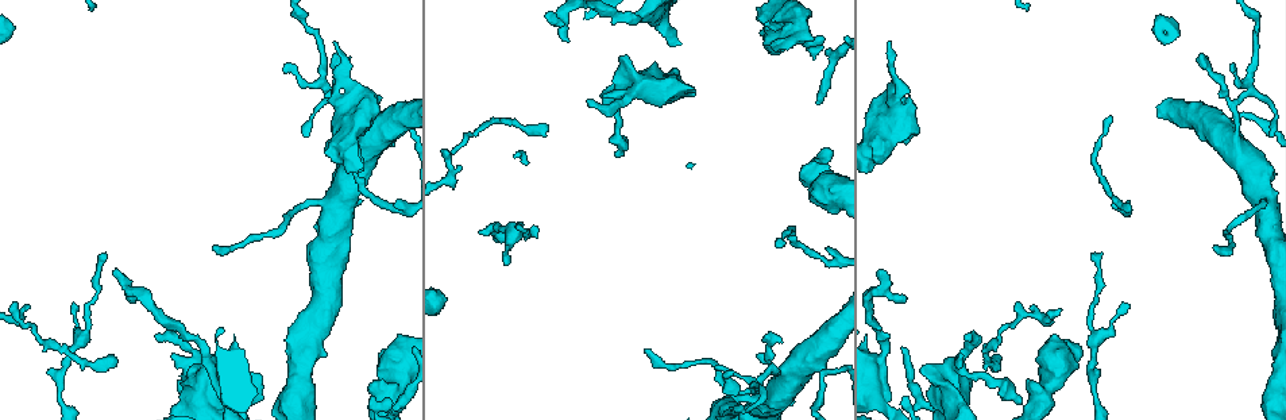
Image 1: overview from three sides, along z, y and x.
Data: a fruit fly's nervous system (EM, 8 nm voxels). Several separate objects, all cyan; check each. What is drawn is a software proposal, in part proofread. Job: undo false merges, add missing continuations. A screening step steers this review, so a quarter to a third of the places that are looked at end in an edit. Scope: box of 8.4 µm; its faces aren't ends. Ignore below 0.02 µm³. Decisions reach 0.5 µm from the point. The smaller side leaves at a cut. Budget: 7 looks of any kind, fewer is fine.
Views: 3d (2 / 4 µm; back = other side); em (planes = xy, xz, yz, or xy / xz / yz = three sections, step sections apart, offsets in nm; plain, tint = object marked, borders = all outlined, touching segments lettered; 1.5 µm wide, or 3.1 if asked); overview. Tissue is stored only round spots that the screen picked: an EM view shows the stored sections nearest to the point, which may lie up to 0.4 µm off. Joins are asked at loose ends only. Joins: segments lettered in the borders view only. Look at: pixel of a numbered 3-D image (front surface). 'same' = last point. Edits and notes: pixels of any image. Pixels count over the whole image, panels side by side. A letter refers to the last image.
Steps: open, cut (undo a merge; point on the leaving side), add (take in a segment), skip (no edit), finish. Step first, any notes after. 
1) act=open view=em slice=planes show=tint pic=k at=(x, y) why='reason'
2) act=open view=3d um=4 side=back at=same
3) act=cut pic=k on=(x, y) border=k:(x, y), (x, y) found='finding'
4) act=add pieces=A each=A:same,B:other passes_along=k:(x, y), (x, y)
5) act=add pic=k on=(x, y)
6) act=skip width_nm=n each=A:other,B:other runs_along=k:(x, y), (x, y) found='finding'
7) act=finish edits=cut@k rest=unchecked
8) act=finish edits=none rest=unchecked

act=open view=em slice=yz step=8 show=borders pic=1 at=(717, 367) why='an open end'

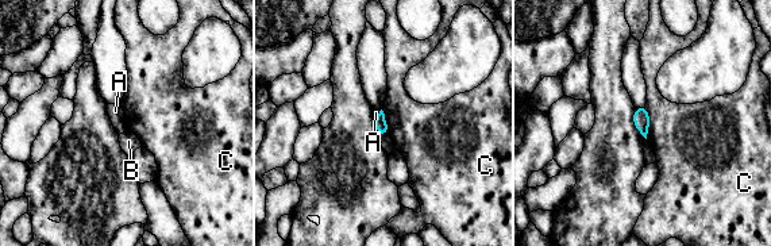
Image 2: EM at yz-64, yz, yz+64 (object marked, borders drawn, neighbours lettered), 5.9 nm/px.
act=skip width_nm=80 each=A:other,B:other,C:other border=2:(644, 106), (648, 114), (647, 138) found='no lettered segment goes on from it'

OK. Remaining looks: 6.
act=open view=em slice=planes show=borders pic=1 at=(105, 254) why='free end'

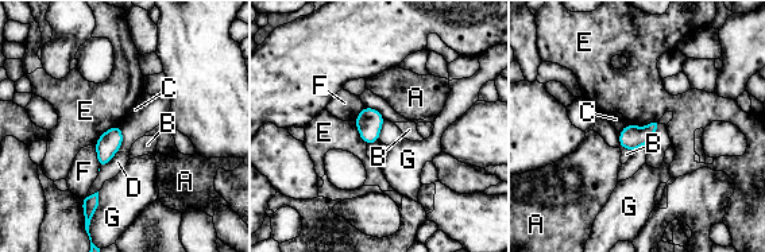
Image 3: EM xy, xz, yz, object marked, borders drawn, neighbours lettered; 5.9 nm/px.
act=skip longest_contact=D:300nm each=A:other,B:other,C:other,D:other,E:other,F:other,G:other border=3:(120, 126), (122, 146), (99, 171) found='no lettered segment goes on from it'

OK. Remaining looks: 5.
act=open view=3d um=4 pic=1 at=(692, 86) why='thick end'

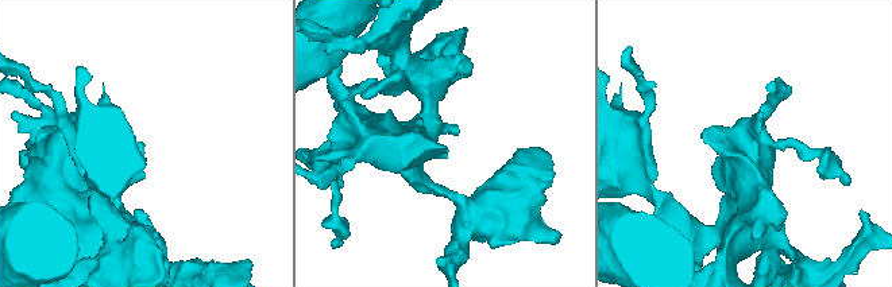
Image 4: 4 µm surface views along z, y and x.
act=open view=em slice=planes show=borders pic=4 at=(143, 144) why='now the EM'

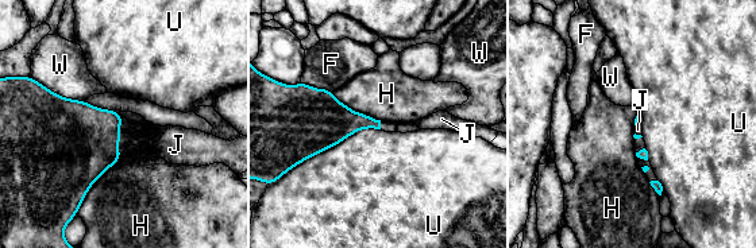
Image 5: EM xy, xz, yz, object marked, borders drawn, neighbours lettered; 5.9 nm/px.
act=add pieces=J each=F:other,H:other,J:same,U:other,W:other passes_along=5:(78, 140), (120, 136), (162, 140) found='the neuron continues'

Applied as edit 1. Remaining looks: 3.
act=finish edits=add@5 rest=unchecked

